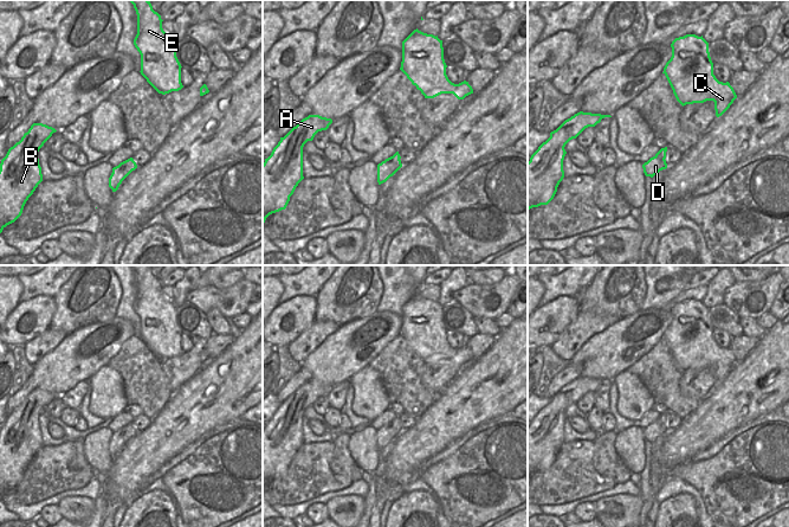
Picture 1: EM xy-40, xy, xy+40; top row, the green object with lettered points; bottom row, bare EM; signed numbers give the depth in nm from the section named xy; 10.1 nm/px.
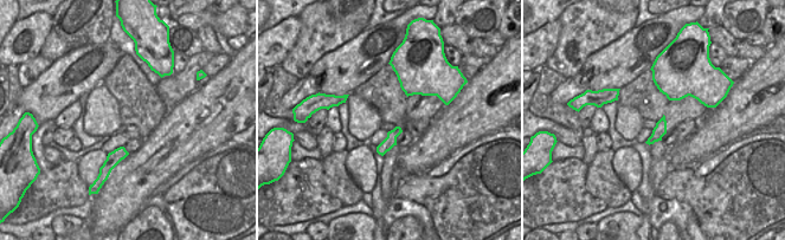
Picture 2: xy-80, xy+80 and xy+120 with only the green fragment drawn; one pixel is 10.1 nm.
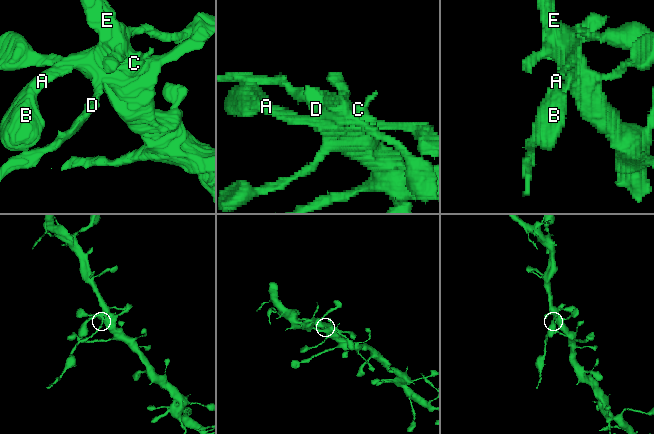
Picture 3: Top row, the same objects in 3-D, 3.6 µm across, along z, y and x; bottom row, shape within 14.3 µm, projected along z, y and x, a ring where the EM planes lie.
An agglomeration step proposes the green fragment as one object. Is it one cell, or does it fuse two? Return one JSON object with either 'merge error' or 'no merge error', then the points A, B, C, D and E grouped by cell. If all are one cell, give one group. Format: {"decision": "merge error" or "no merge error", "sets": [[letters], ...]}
{"decision": "merge error", "sets": [["A", "B", "C", "E"], ["D"]]}

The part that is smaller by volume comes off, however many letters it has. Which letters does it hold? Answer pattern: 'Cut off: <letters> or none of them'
Cut off: D

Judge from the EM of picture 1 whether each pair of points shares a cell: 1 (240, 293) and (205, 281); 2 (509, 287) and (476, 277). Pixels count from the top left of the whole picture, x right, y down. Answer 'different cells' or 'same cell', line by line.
1: different cells
2: different cells

